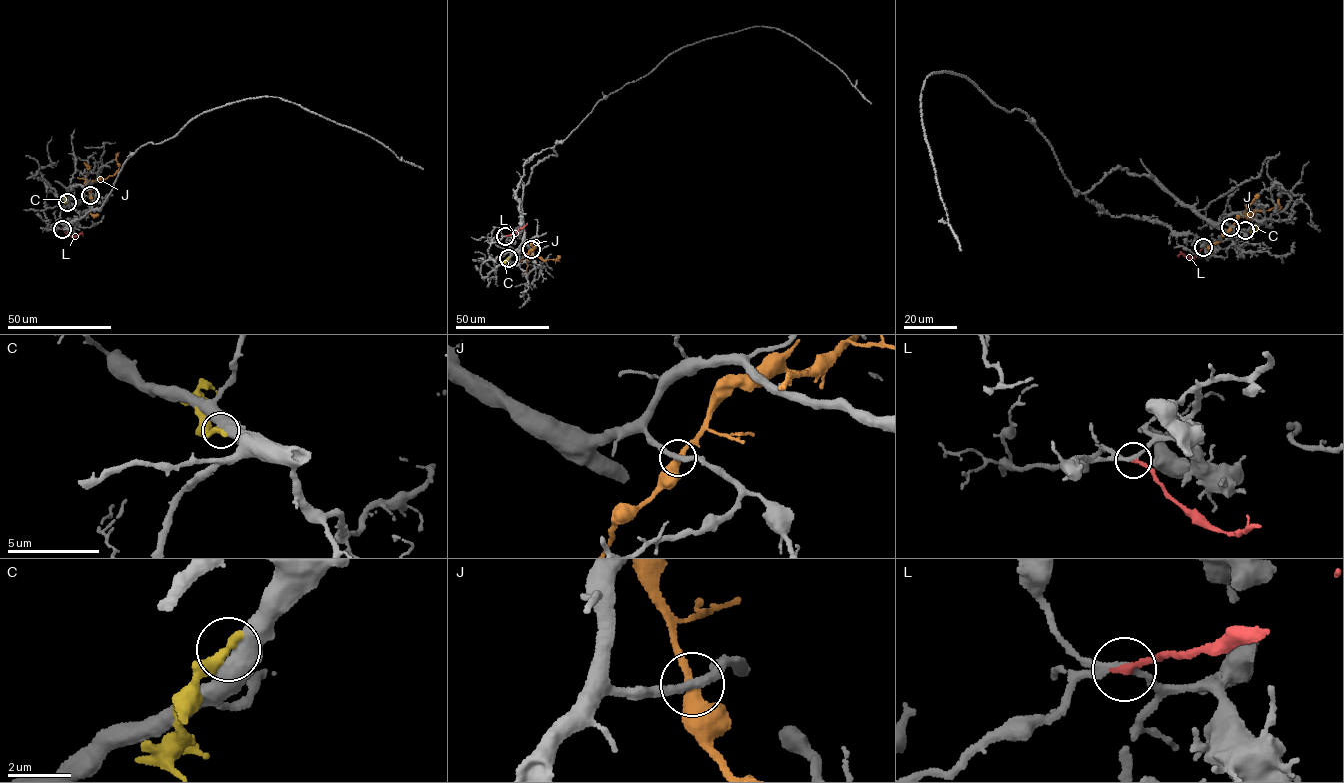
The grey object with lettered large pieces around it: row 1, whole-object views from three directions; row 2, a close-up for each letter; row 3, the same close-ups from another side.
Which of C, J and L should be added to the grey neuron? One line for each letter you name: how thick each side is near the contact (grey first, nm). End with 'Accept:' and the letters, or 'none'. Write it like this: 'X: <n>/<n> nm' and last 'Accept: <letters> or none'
L: 200/240 nm
Accept: L

